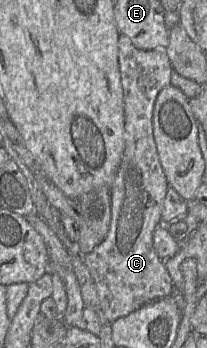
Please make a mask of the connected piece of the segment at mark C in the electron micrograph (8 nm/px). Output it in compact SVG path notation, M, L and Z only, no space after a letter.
M119 34L118 38L118 64L120 70L121 77L121 85L123 90L123 102L124 102L124 151L122 155L122 159L118 170L116 172L113 183L110 186L110 196L111 196L111 222L108 233L105 239L94 248L92 252L83 256L83 261L87 266L89 273L94 281L97 295L102 307L102 310L106 316L106 318L112 323L119 318L125 317L130 313L140 309L143 305L153 302L155 300L171 296L174 292L174 286L172 283L172 279L168 270L166 269L163 261L157 255L154 247L153 247L153 234L155 229L160 225L165 225L161 222L161 212L163 207L164 198L166 196L169 185L167 183L166 177L164 175L162 166L160 164L160 160L158 157L156 144L153 136L153 109L155 105L155 101L159 92L170 84L171 74L172 74L172 66L168 59L168 56L165 52L165 49L153 49L153 50L139 50L134 47L130 41L130 39L122 34Z

